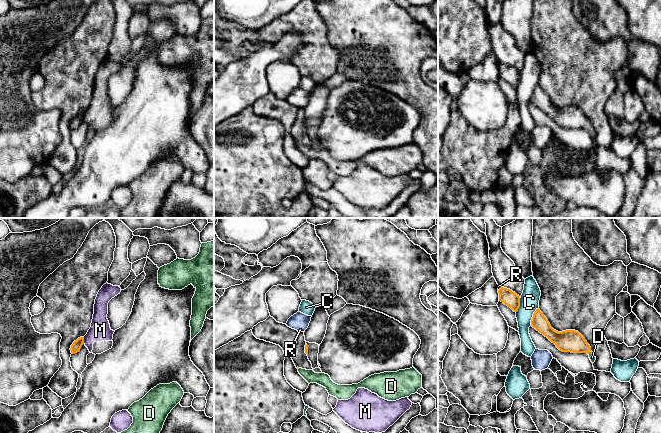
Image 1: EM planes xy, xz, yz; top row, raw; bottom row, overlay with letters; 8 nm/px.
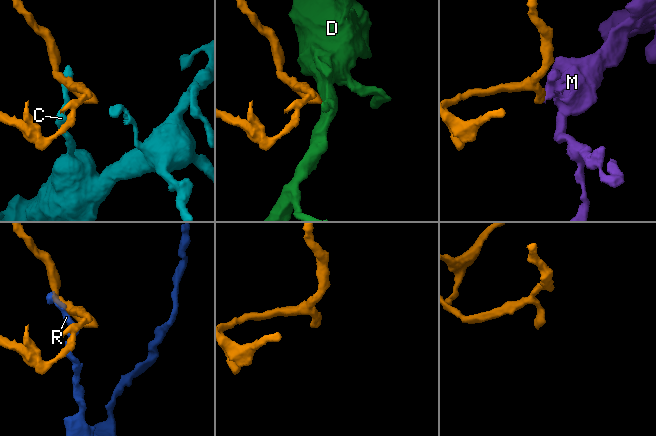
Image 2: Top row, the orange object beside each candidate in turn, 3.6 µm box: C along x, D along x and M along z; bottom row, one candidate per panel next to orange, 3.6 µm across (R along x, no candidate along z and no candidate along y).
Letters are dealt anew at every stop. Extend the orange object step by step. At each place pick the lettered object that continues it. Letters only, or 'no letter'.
D

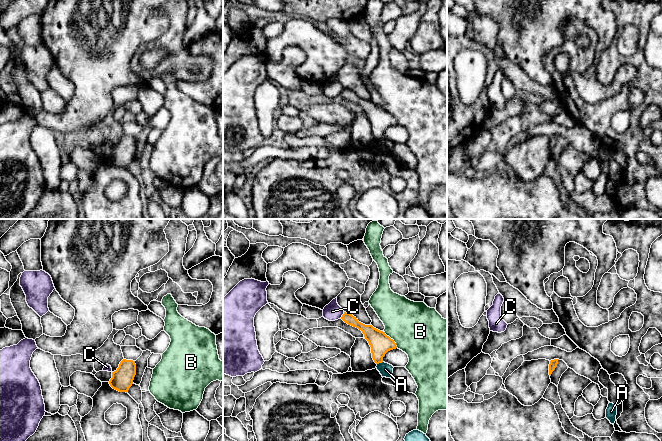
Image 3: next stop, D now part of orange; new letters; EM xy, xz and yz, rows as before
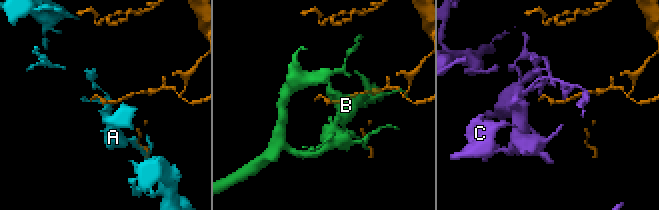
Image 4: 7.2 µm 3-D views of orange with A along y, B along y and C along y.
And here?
no letter

